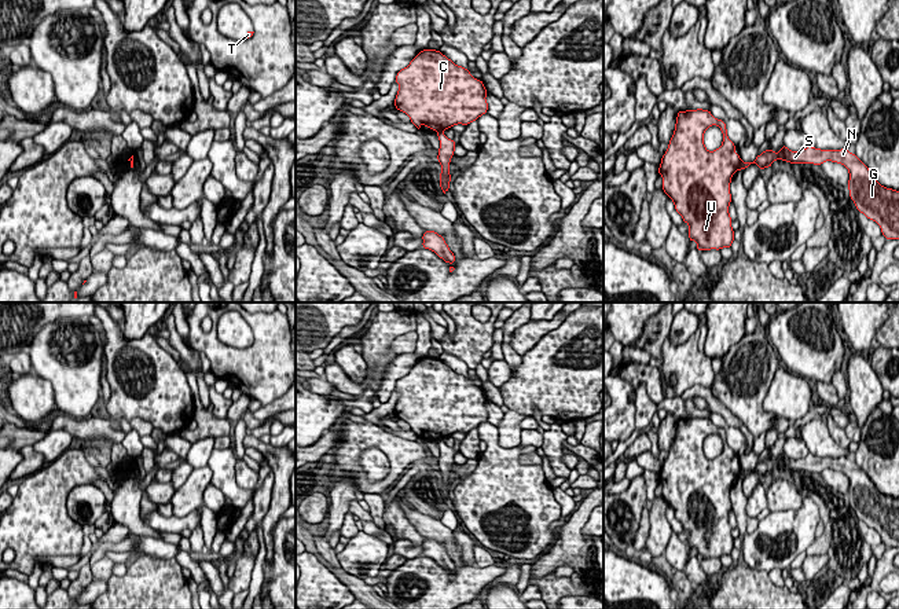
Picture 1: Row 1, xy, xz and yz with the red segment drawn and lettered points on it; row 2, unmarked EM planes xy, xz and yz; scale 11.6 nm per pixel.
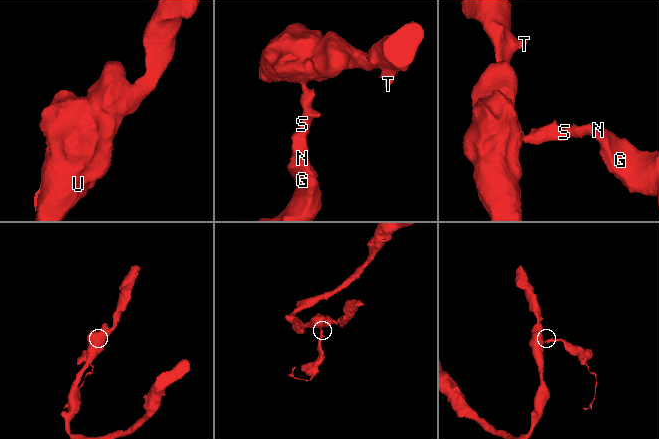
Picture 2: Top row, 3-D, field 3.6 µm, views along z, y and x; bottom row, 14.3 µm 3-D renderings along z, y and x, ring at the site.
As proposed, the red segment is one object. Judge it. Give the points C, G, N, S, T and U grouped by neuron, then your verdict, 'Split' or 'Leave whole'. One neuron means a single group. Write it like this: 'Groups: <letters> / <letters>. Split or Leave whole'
Groups: C T U / G N S. Split

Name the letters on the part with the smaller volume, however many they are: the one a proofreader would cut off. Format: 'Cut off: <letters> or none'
Cut off: G, N, S

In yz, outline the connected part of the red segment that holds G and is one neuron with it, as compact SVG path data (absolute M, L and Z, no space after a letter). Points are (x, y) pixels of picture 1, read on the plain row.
M784 452L778 462L771 456L764 458L753 470L741 470L740 477L744 478L751 472L756 472L762 478L778 466L790 472L822 473L825 469L832 469L844 473L850 480L847 492L850 505L858 520L874 528L887 549L899 547L899 499L883 495L855 462L847 456L821 458L810 452L795 461Z

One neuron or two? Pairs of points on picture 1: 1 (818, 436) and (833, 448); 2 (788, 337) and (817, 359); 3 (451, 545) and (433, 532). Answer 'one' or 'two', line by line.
1: one
2: one
3: one

